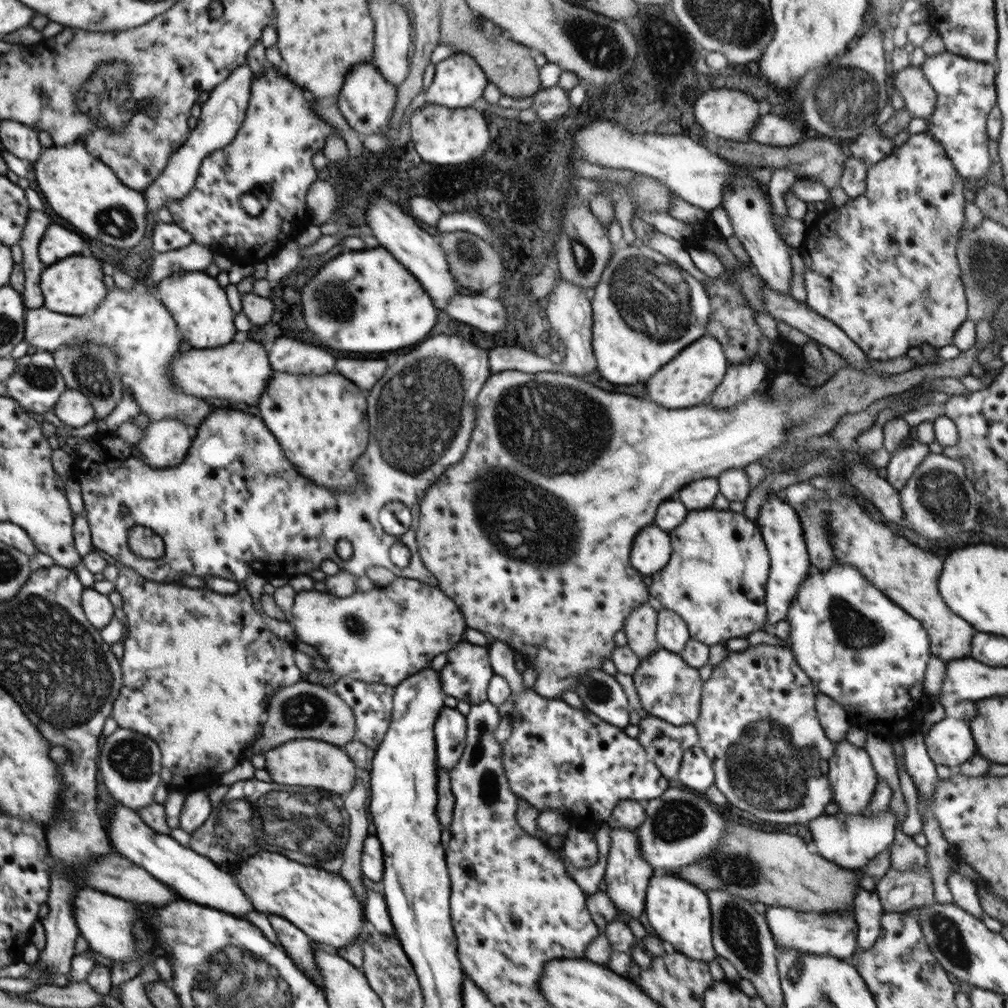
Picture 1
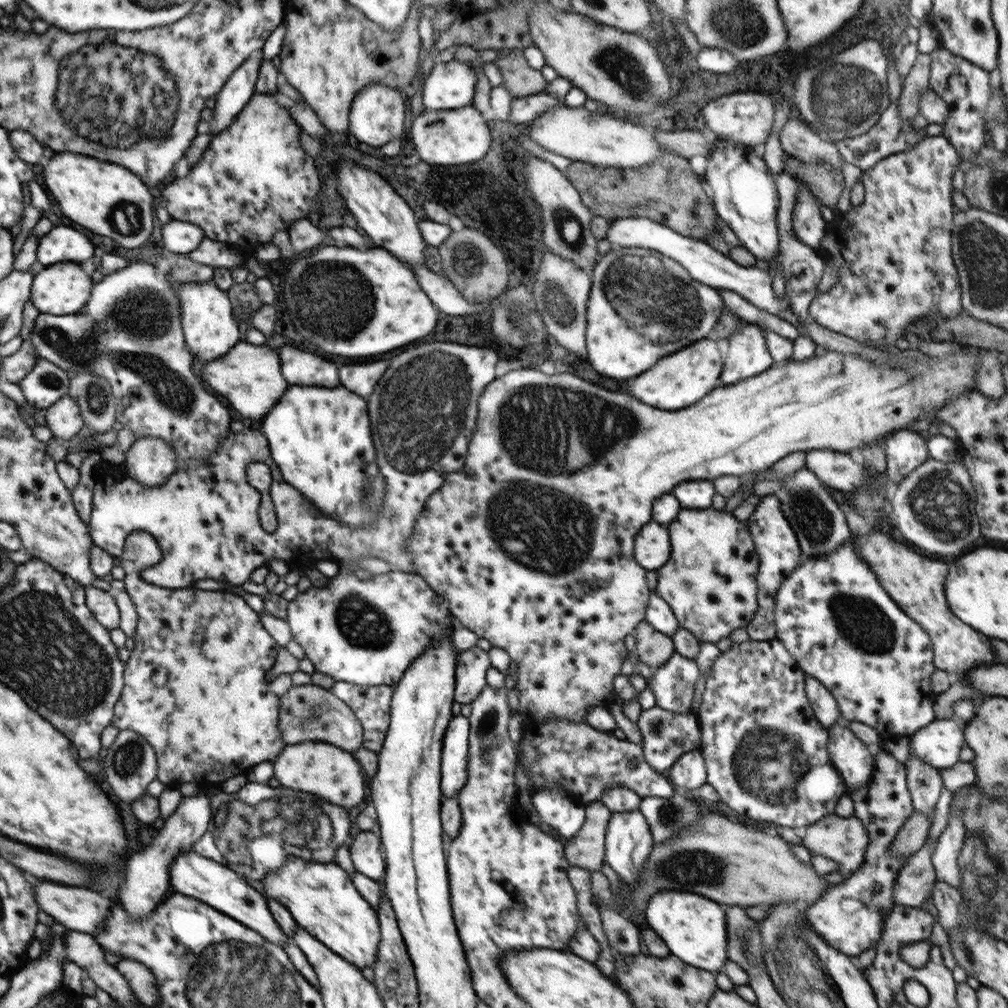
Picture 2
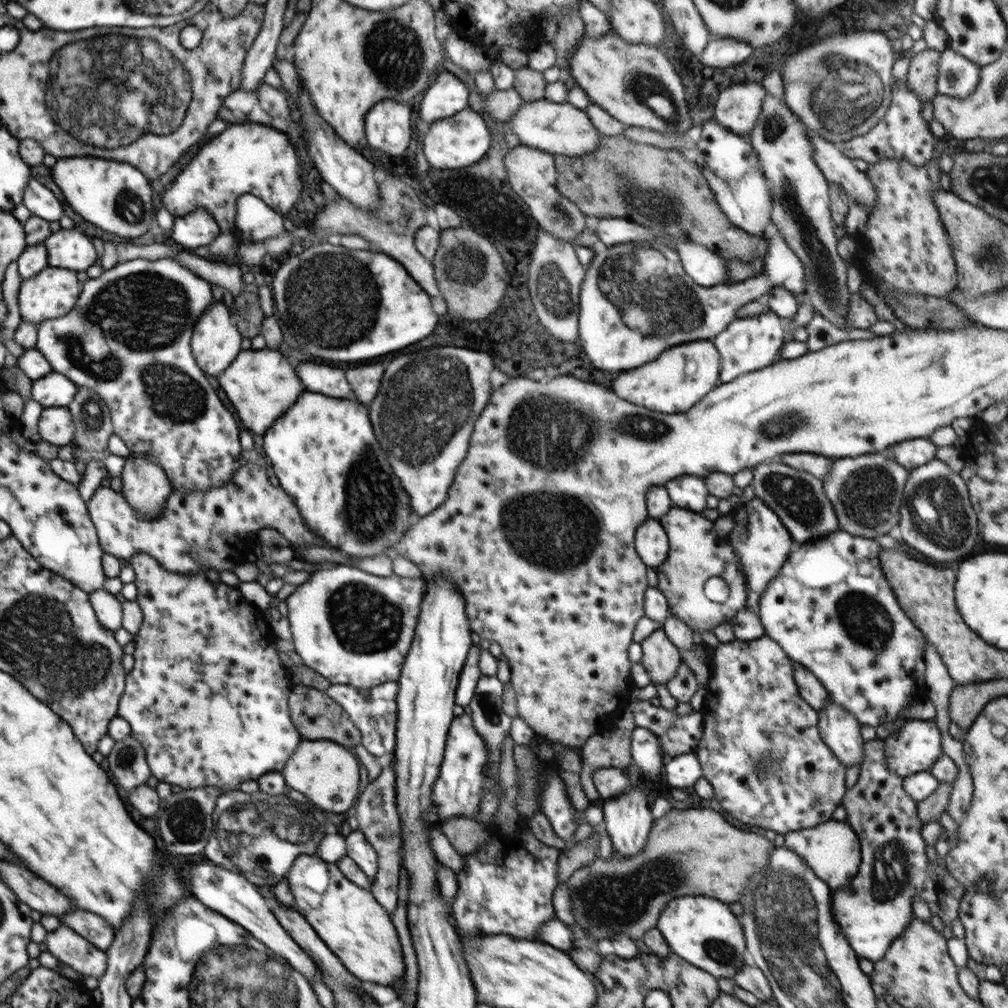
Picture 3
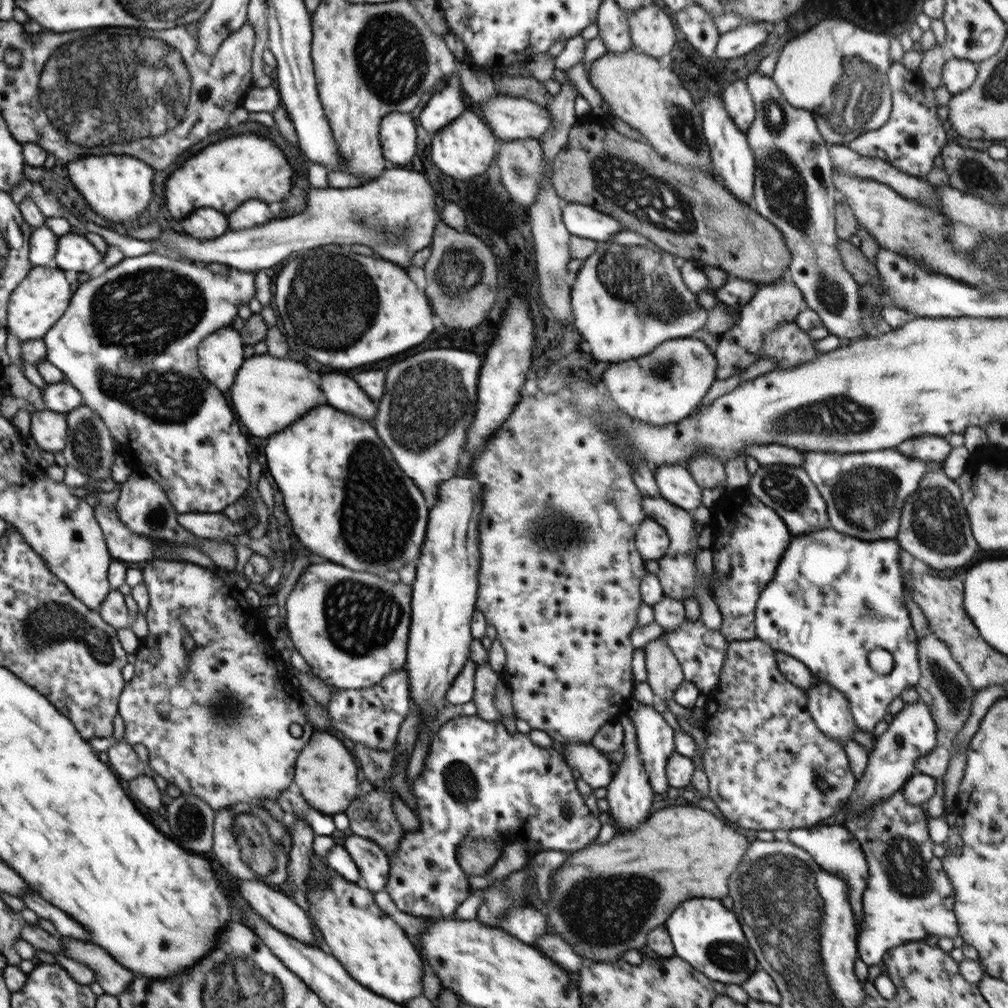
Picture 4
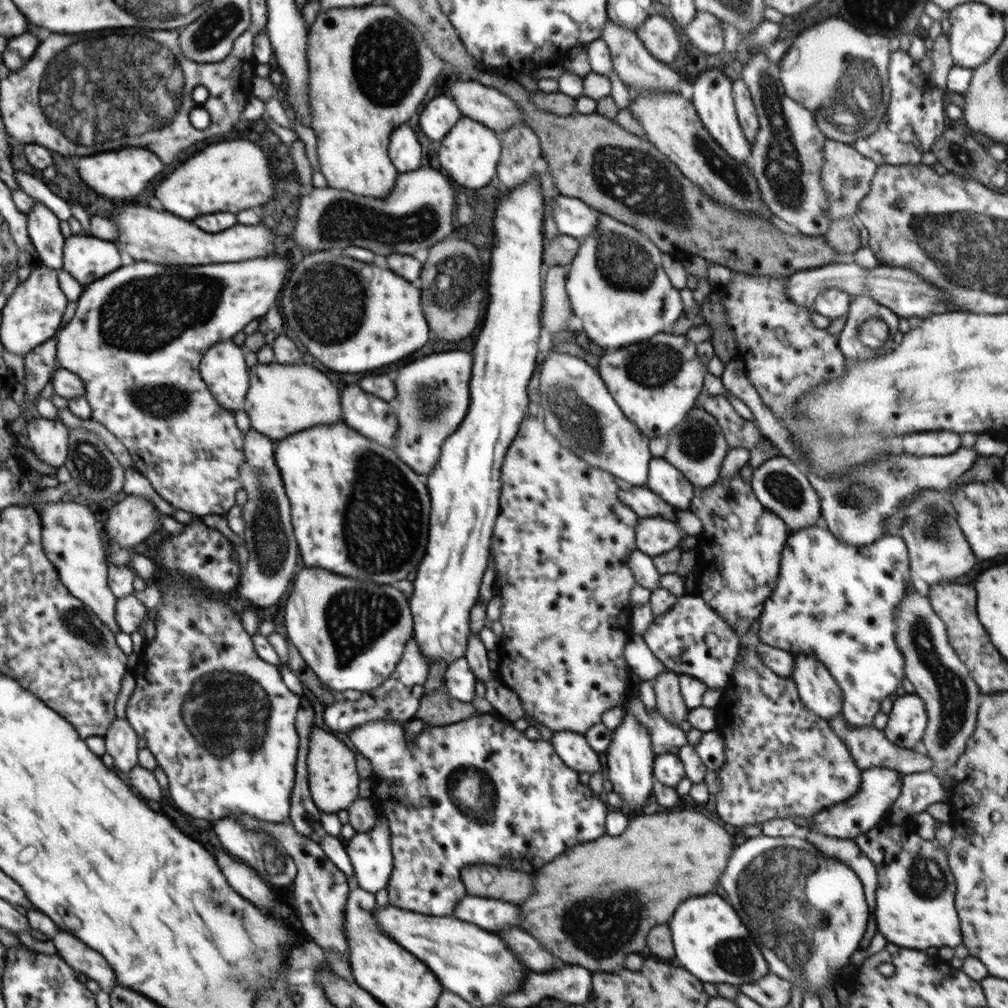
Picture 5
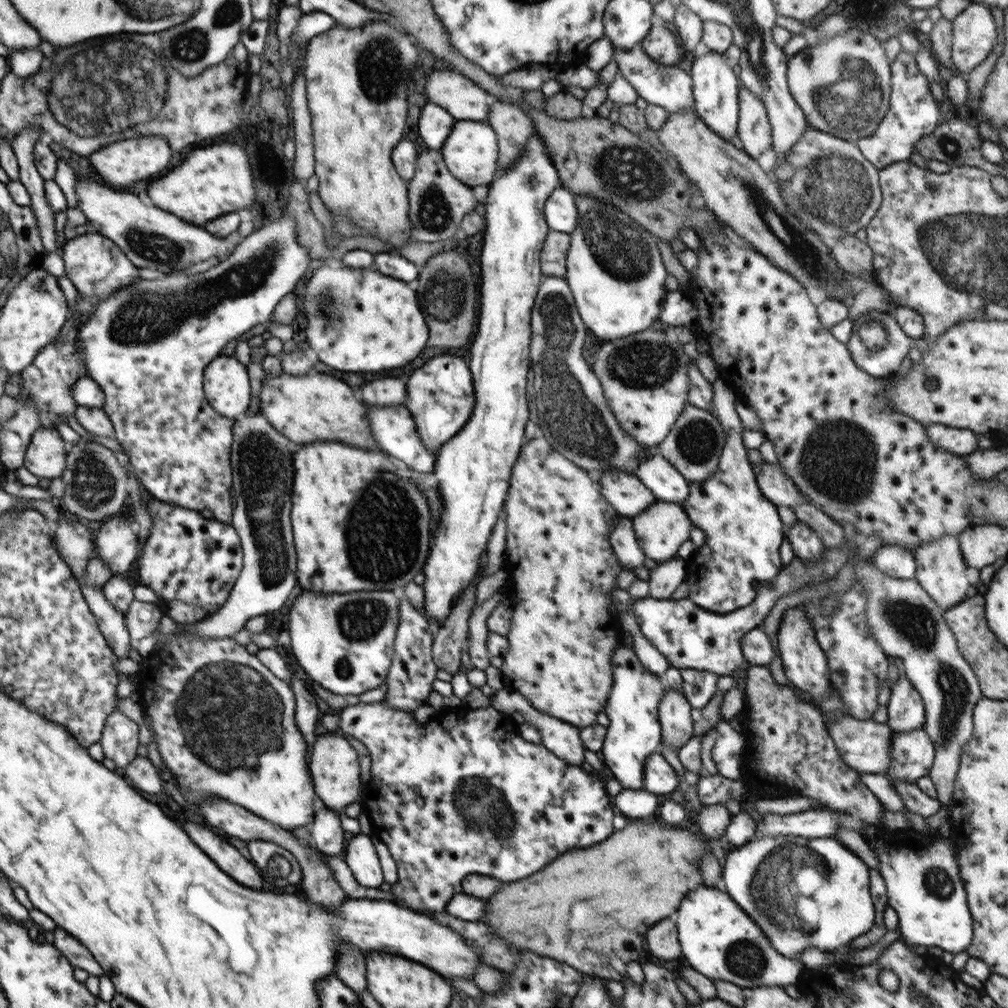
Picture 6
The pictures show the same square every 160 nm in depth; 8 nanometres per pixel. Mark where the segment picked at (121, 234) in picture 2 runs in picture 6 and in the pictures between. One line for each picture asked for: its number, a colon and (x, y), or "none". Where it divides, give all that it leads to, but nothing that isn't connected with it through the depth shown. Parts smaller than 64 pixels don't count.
3: (102, 191)
4: (117, 187)
5: (120, 176)
6: (124, 162)

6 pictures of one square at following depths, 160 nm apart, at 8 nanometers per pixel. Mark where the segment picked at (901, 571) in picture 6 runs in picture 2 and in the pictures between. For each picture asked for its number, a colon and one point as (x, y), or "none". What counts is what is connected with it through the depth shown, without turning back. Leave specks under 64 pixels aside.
2: (832, 614)
3: (831, 608)
4: (834, 598)
5: (837, 602)

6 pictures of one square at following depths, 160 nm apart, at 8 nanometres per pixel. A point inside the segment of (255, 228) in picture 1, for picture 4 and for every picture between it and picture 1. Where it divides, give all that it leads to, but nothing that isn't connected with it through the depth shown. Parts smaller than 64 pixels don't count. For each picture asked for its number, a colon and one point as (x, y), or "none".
2: (253, 178)
3: (249, 158)
4: (226, 174)

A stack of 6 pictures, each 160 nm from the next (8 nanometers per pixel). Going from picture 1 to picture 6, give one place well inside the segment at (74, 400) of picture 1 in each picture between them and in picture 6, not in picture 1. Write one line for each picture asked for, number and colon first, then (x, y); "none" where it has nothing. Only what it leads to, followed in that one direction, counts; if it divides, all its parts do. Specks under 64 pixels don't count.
2: (64, 419)
3: (55, 425)
4: (49, 429)
5: (49, 438)
6: (45, 457)

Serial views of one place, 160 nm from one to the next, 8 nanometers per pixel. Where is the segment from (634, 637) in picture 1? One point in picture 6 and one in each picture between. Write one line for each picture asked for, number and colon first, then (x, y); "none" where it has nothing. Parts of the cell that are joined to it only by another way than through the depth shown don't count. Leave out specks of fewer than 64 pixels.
2: (653, 648)
3: (661, 658)
4: (665, 675)
5: (670, 704)
6: (677, 727)

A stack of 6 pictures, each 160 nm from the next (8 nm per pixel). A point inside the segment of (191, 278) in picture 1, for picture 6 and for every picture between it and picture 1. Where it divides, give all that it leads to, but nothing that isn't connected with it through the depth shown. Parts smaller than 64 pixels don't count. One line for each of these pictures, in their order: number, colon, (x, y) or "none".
2: (211, 330)
3: (216, 340)
4: (220, 355)
5: (223, 369)
6: (227, 388)

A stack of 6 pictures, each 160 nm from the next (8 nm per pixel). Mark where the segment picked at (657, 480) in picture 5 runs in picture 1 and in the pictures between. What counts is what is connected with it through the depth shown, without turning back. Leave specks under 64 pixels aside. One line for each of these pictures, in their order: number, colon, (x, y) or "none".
1: (700, 494)
2: (698, 494)
3: (689, 492)
4: (675, 483)

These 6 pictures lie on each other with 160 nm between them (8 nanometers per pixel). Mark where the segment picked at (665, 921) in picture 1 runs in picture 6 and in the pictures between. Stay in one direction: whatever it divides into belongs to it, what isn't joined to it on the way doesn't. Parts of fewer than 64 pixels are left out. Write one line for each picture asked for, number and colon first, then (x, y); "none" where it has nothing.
2: (693, 927)
3: (704, 932)
4: (709, 937)
5: (711, 941)
6: (718, 939)

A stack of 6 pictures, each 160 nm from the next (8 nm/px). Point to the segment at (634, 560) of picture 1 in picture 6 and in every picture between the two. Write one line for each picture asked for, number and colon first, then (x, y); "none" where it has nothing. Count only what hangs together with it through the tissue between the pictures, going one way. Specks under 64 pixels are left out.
2: (652, 548)
3: (651, 541)
4: (652, 541)
5: (655, 535)
6: (660, 529)

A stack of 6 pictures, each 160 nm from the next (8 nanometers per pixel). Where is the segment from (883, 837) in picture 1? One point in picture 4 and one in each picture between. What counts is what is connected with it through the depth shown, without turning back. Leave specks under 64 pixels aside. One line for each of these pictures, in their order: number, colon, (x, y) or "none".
2: (843, 840)
3: (832, 851)
4: (834, 848)

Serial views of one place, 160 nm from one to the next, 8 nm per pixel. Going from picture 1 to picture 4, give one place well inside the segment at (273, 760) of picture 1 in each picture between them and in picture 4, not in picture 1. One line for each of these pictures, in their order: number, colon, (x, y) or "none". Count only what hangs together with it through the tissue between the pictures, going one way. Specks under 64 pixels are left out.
2: (318, 768)
3: (327, 774)
4: (325, 773)

